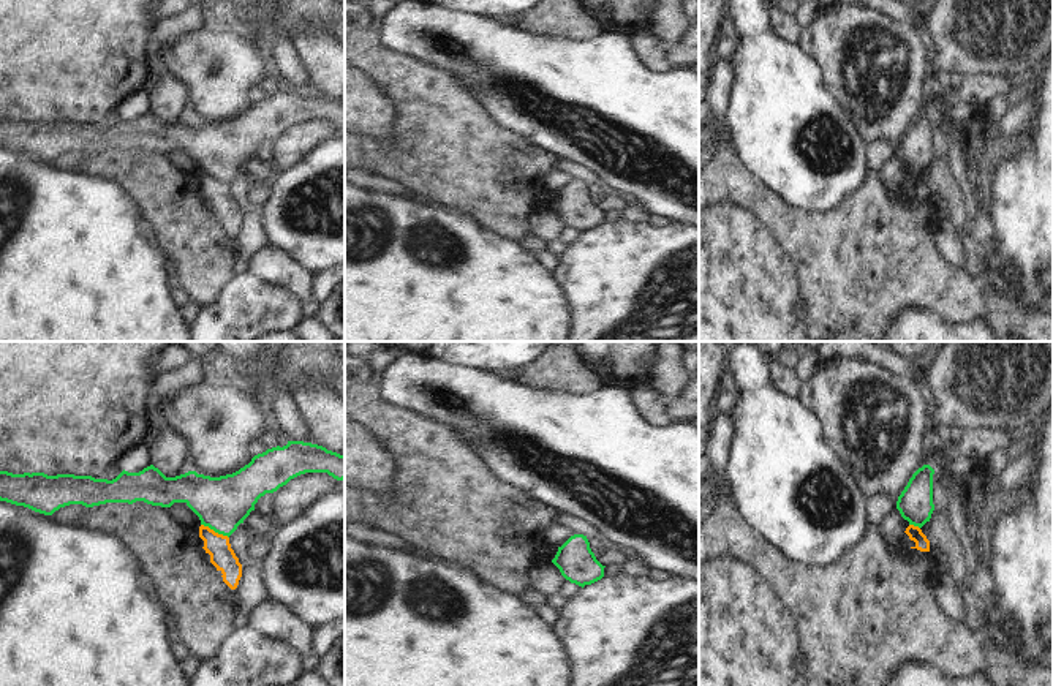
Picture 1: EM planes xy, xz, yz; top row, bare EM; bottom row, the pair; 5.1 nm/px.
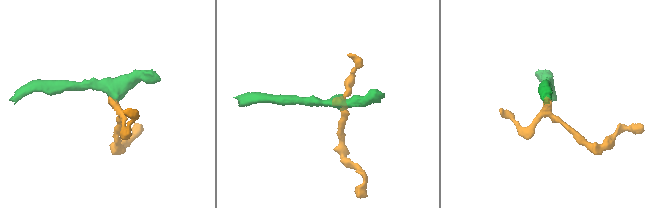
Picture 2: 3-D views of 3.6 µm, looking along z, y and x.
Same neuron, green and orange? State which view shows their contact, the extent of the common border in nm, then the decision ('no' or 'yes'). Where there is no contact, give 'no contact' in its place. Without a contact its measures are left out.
xy | 160 nm | no

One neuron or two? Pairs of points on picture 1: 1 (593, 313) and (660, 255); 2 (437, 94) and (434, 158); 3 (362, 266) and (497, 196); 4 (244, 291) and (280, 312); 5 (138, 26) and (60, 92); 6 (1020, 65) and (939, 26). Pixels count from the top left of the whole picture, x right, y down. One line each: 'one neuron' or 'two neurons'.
1: one neuron
2: one neuron
3: two neurons
4: one neuron
5: one neuron
6: one neuron

